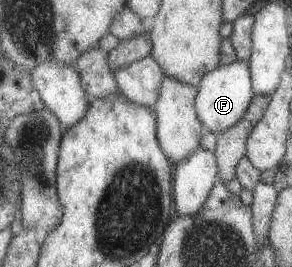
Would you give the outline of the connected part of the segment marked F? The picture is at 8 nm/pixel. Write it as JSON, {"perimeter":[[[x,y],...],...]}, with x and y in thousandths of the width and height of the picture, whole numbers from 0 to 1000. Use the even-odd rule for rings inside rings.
{"perimeter":[[[815,228],[784,243],[760,240],[750,258],[705,277],[678,330],[675,423],[699,472],[705,472],[705,487],[719,487],[743,509],[832,449],[860,393],[860,375],[877,356],[853,247],[839,247]]]}

